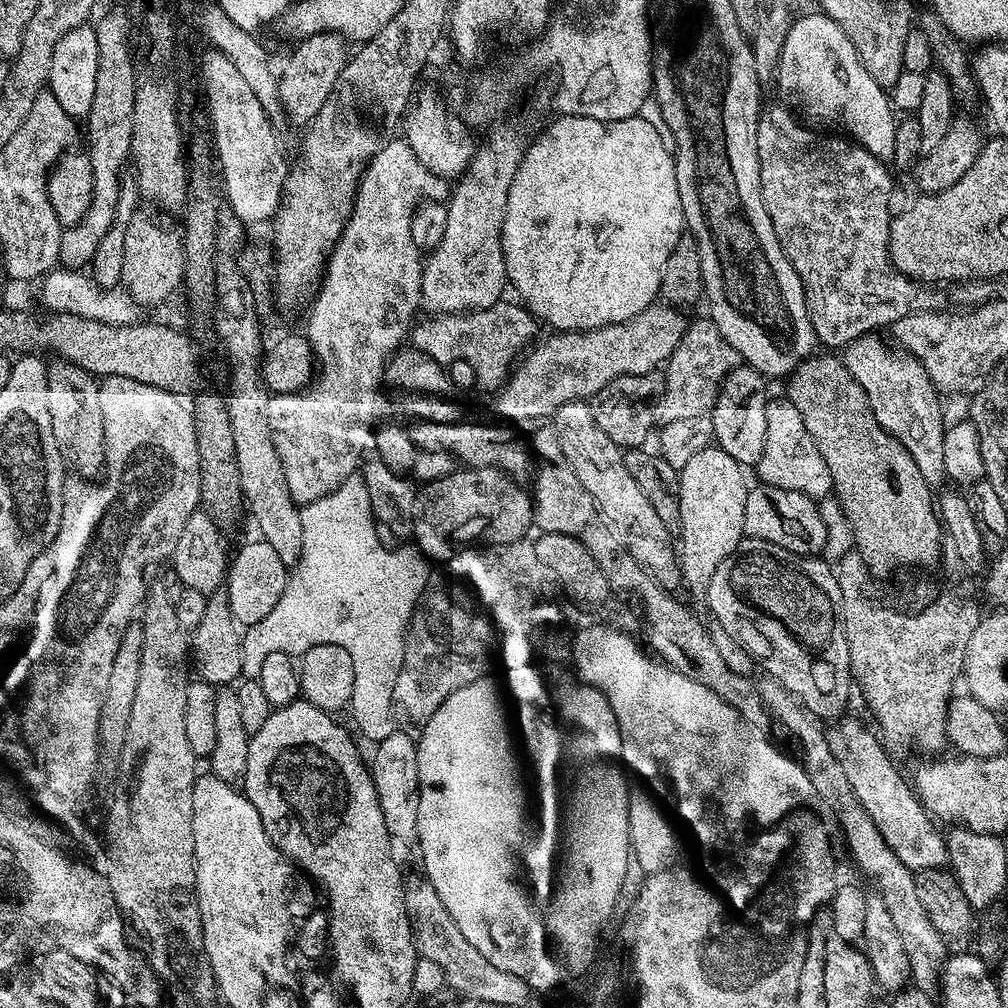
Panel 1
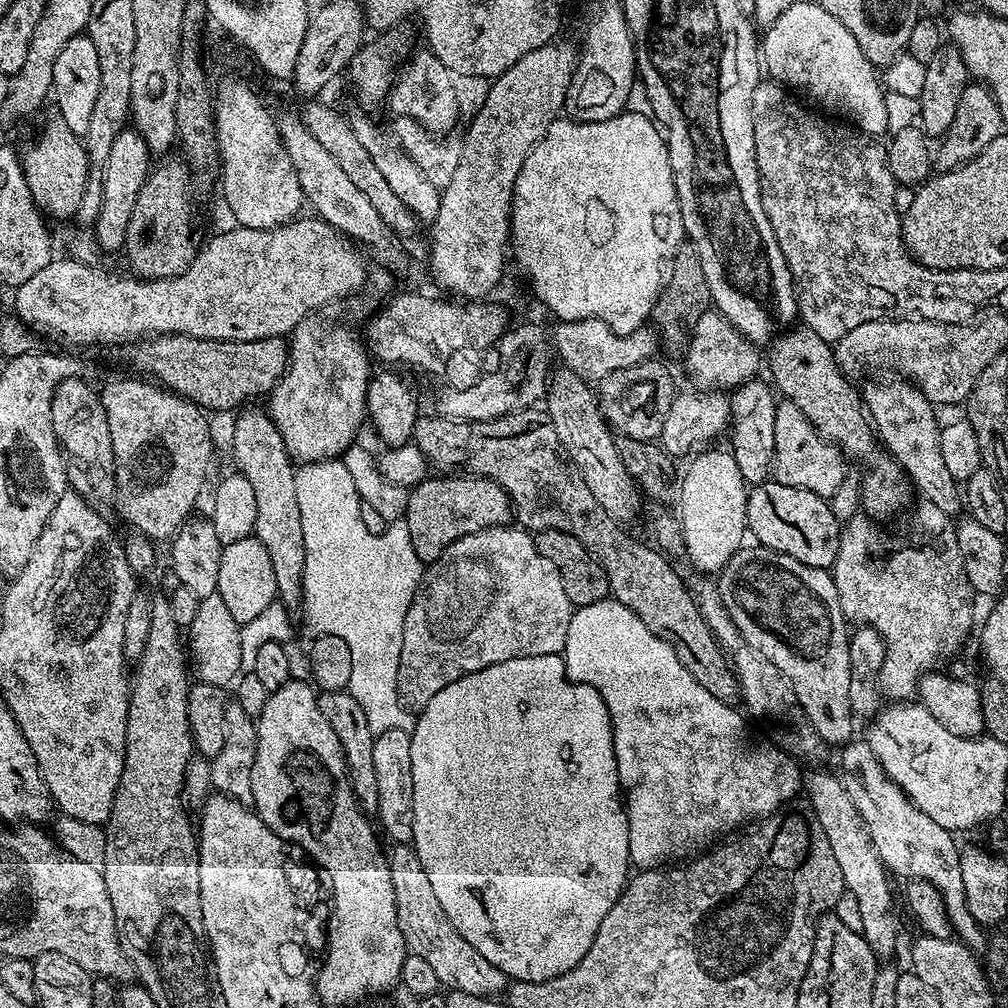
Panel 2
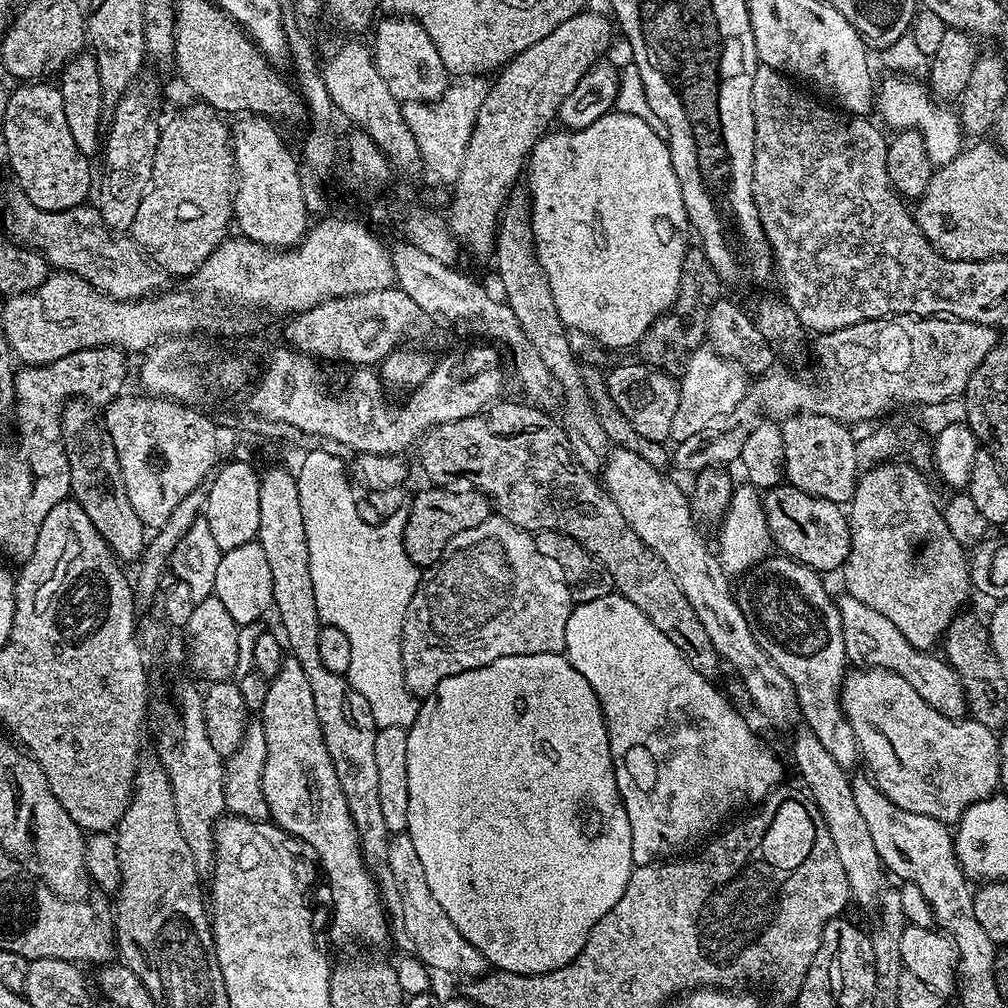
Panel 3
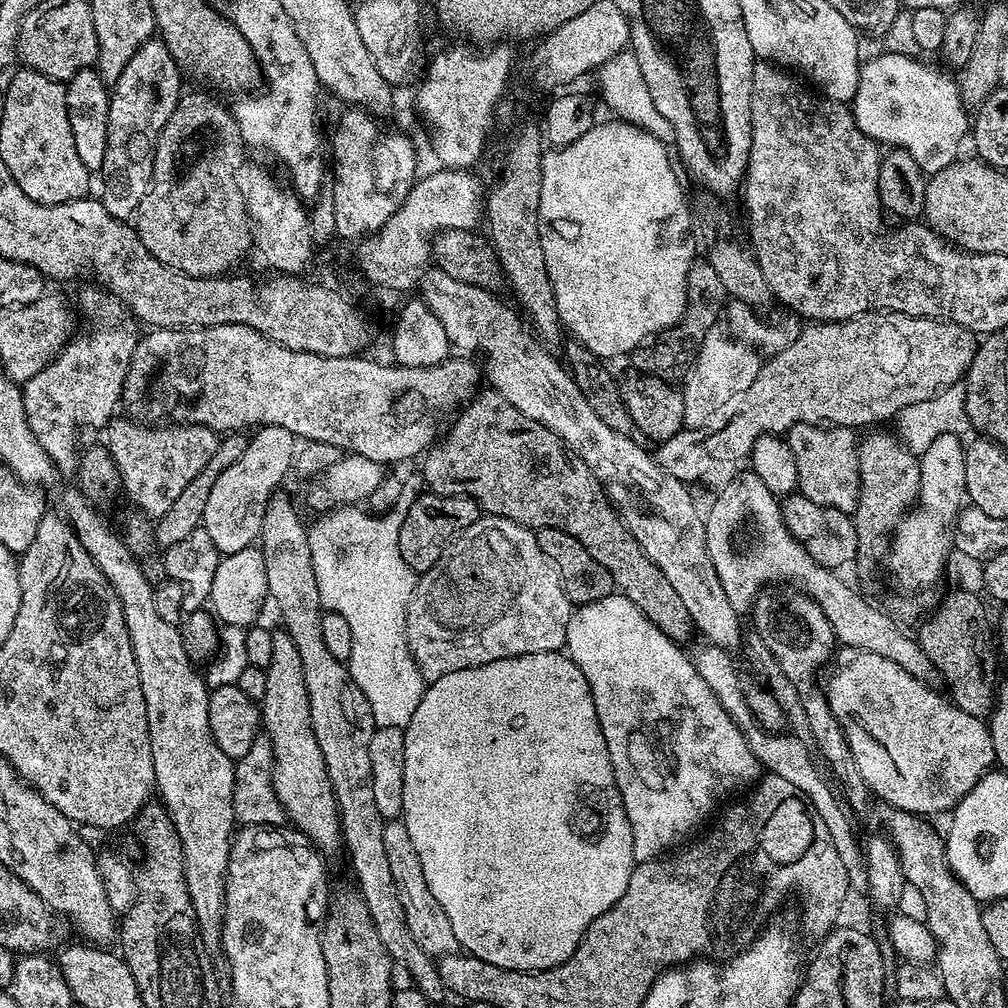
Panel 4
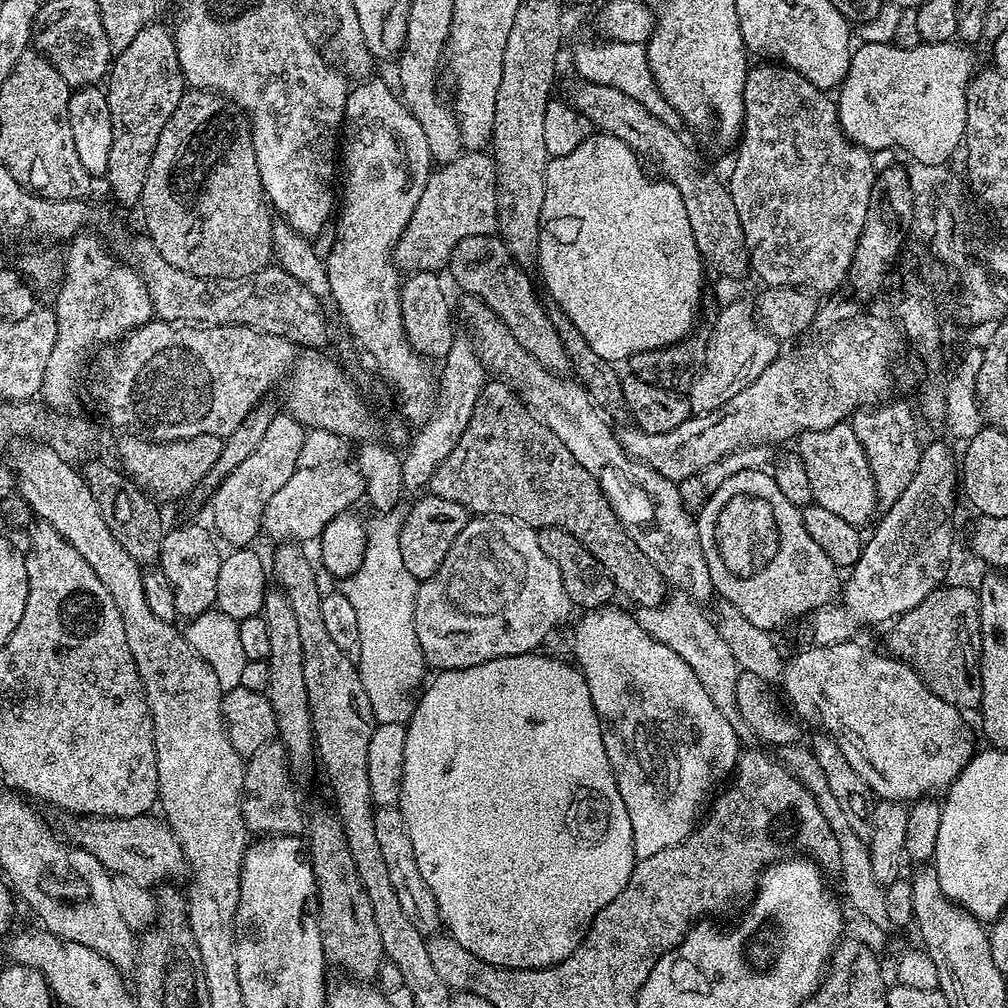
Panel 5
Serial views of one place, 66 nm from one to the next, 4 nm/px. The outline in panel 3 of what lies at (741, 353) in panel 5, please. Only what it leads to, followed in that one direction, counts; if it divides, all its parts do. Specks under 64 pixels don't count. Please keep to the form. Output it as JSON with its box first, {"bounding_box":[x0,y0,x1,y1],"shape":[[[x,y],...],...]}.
{"bounding_box":[670,347,748,443],"shape":[[[715,347],[694,350],[690,362],[679,377],[679,398],[671,422],[670,438],[675,443],[703,435],[714,422],[728,417],[748,394],[747,373],[740,363],[717,354]]]}

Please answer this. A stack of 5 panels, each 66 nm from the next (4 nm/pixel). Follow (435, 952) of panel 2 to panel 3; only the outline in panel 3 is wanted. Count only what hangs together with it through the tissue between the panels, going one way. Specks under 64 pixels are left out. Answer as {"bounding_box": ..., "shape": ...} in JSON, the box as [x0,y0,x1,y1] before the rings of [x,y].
{"bounding_box":[388,833,489,978],"shape":[[[395,833],[389,839],[390,858],[388,865],[393,871],[398,894],[402,901],[403,928],[406,930],[409,945],[413,953],[423,961],[428,969],[435,973],[460,974],[463,978],[483,976],[489,969],[485,956],[459,934],[454,922],[446,910],[434,898],[430,886],[426,883],[426,870],[418,859],[418,850],[414,847],[407,833]]]}

